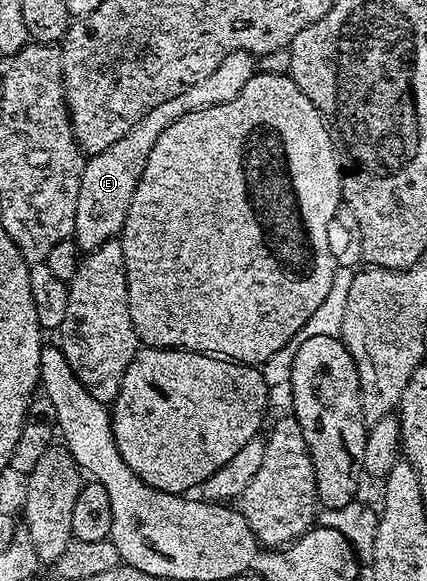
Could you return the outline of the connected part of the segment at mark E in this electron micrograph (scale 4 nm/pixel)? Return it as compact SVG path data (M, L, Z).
M236 50L204 78L204 82L196 82L196 86L188 86L176 98L168 98L161 106L156 106L156 110L151 110L149 114L144 114L120 142L112 142L108 150L93 153L86 161L86 169L80 182L80 202L76 206L76 226L74 227L73 239L77 240L83 253L92 252L99 248L104 242L115 239L121 233L128 206L132 202L132 194L136 194L136 186L144 174L144 166L148 166L148 154L152 154L152 146L172 126L172 122L184 118L184 114L195 112L208 106L216 106L224 102L232 102L240 90L244 90L244 85L248 78L252 78L256 71L256 58L250 52Z

